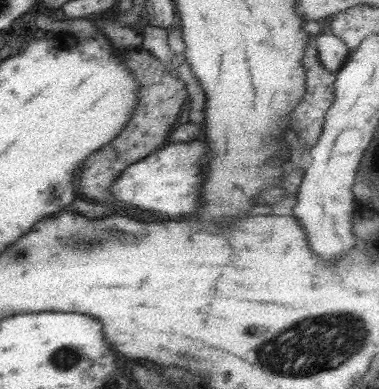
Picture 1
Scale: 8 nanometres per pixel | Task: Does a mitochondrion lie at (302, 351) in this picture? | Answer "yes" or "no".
yes

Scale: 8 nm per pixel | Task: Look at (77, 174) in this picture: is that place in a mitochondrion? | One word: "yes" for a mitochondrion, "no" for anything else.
no

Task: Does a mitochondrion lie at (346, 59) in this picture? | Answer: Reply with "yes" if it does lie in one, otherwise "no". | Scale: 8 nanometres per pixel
no

